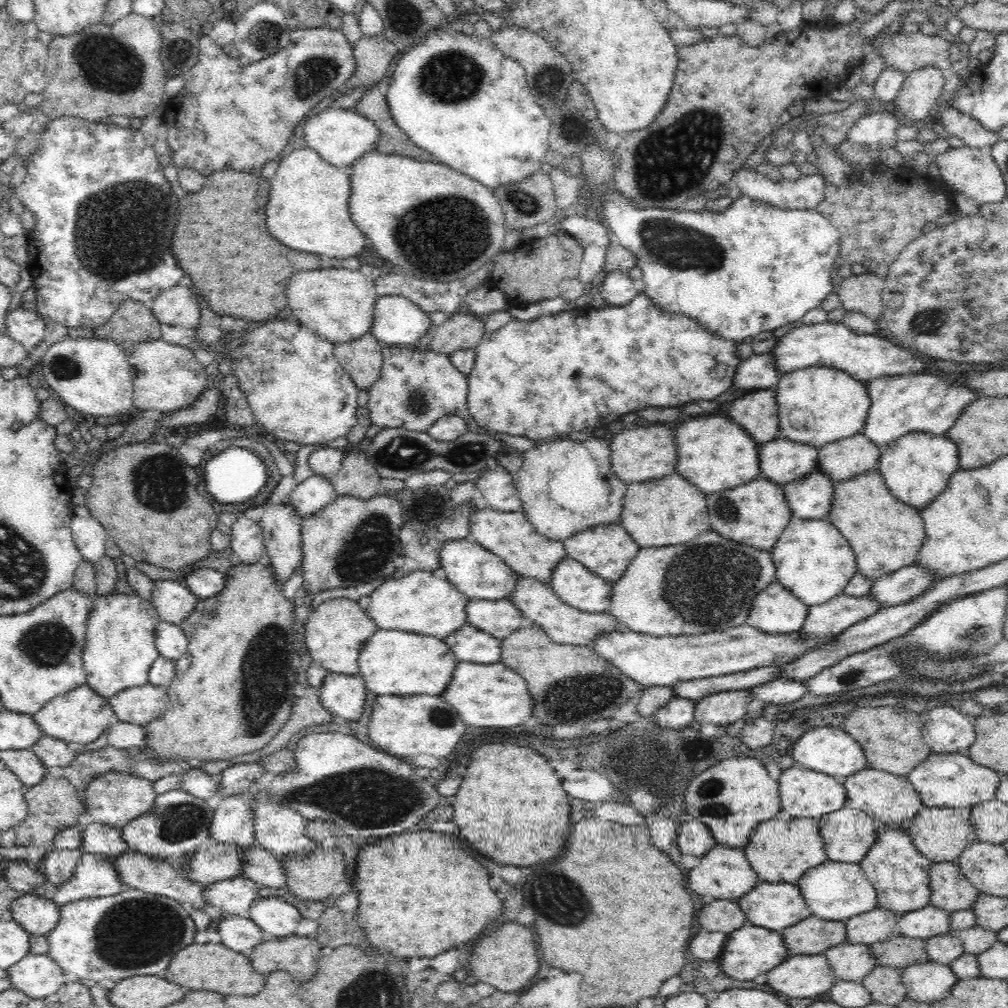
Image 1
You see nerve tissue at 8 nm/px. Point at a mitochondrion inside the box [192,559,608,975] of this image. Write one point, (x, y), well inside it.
(365, 797)

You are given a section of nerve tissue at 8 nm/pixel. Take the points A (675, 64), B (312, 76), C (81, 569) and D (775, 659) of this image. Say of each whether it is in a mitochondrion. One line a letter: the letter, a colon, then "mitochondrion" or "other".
A: other
B: mitochondrion
C: other
D: other

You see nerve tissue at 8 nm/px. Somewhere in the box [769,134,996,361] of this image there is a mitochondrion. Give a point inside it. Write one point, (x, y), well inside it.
(927, 321)

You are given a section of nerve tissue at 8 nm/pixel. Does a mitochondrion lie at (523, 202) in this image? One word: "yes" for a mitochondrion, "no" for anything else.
yes

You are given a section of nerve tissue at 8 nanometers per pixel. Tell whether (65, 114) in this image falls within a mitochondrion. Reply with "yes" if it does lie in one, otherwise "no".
no

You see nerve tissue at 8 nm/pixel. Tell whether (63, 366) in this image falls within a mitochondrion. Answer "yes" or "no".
yes

